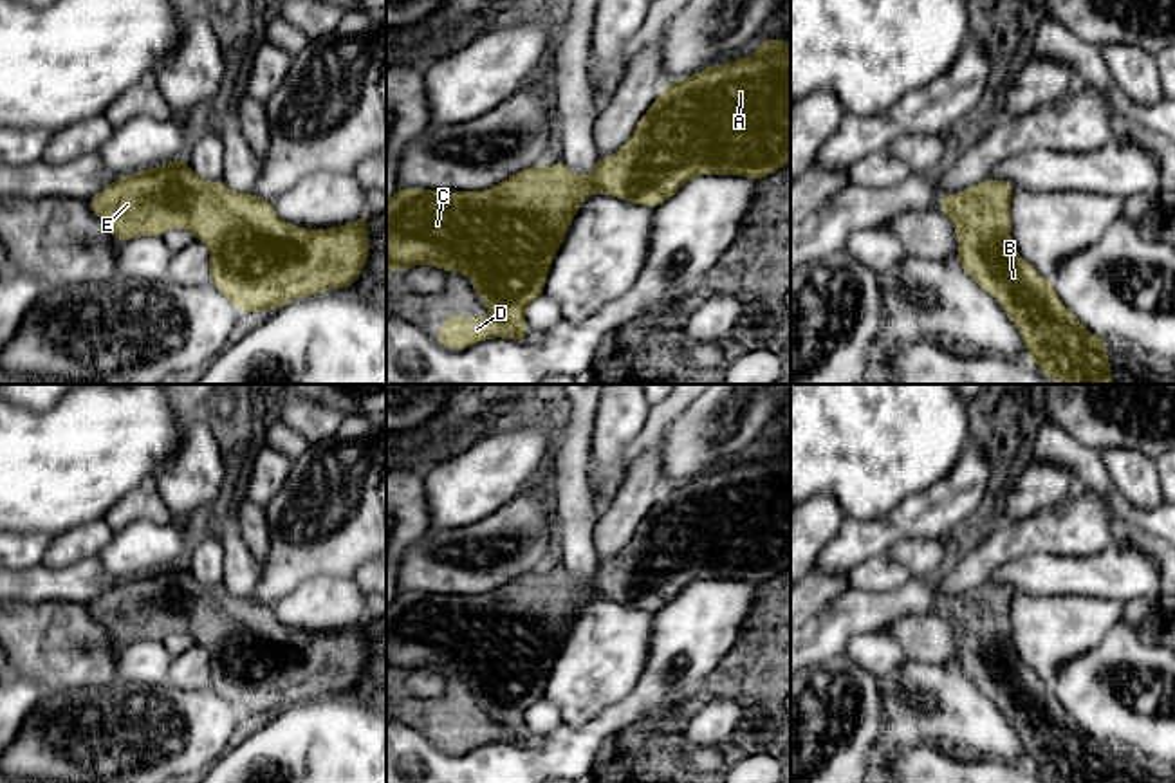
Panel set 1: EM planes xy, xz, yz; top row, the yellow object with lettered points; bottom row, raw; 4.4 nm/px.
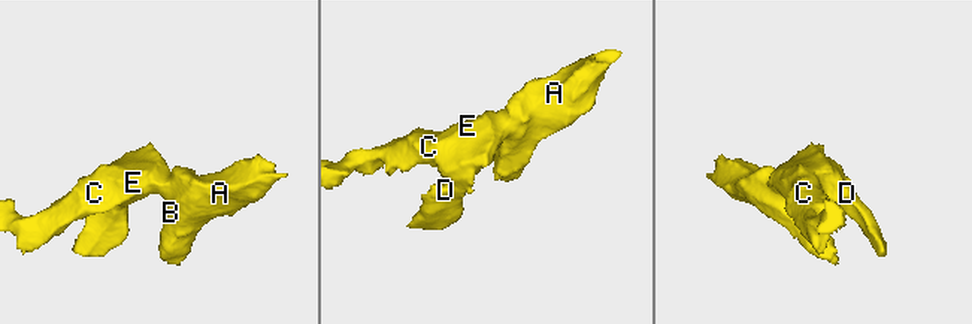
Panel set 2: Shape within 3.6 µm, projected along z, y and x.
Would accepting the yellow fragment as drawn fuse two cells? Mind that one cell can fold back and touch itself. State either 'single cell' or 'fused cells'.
single cell

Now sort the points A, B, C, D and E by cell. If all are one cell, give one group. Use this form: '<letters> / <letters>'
A B C D E

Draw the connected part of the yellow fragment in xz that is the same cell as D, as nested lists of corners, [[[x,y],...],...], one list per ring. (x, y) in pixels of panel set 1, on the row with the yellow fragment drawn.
[[[763,38],[760,49],[726,65],[711,65],[697,74],[668,83],[652,106],[637,121],[634,134],[614,157],[597,157],[588,177],[578,177],[561,159],[554,166],[531,166],[516,171],[486,191],[437,191],[399,188],[386,200],[386,267],[397,272],[428,263],[444,272],[466,272],[471,289],[487,303],[489,319],[475,316],[444,316],[433,339],[453,350],[464,350],[480,341],[507,337],[522,343],[529,334],[527,305],[545,290],[545,280],[579,206],[590,193],[606,193],[625,202],[659,207],[684,182],[704,175],[736,175],[753,180],[765,179],[791,162],[791,41]]]

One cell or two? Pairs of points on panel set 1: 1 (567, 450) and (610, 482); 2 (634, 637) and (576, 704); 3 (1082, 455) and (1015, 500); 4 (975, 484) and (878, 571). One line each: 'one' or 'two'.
1: two
2: one
3: two
4: two

